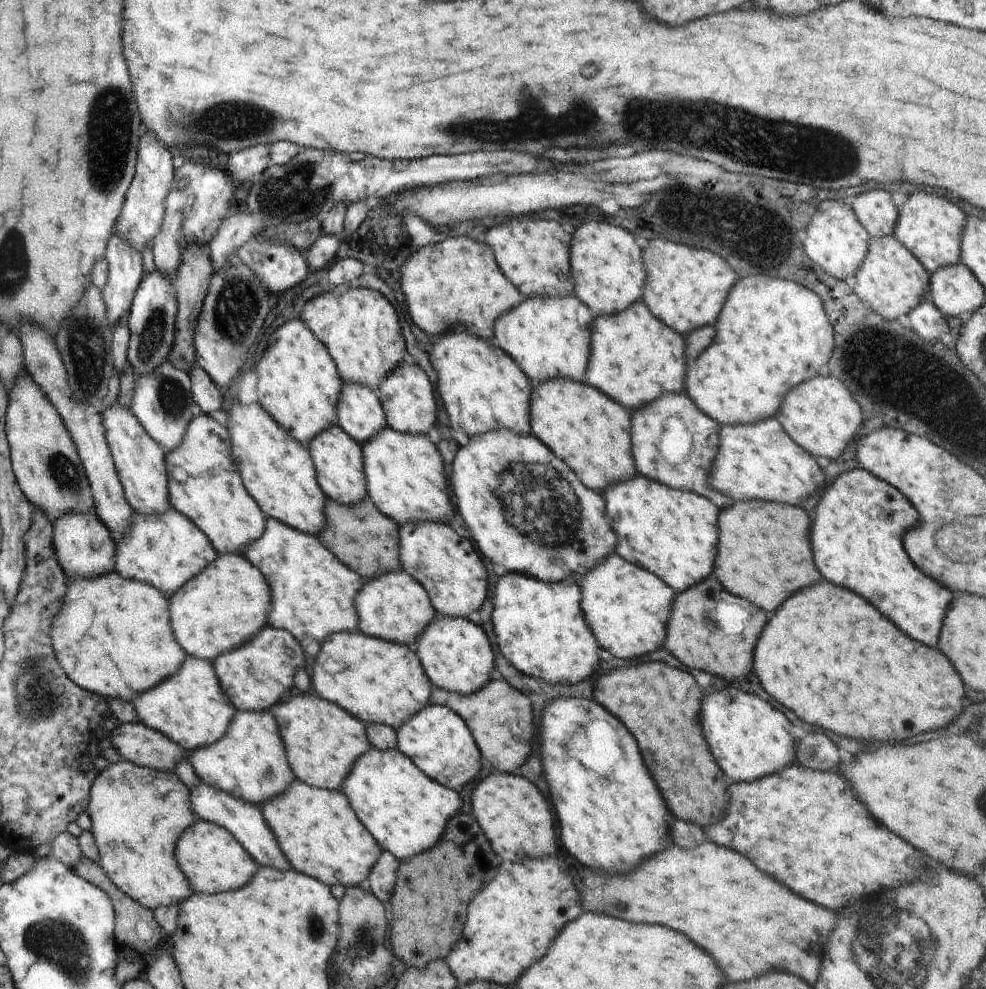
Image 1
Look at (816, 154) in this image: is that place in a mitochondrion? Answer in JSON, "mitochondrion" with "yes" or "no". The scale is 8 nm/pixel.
{"mitochondrion":"yes"}

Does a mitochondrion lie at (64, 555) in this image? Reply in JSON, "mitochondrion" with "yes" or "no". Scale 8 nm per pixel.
{"mitochondrion":"no"}

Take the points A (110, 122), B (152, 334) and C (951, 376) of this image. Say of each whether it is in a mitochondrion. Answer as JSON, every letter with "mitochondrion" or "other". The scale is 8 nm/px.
{"A":"mitochondrion","B":"mitochondrion","C":"other"}

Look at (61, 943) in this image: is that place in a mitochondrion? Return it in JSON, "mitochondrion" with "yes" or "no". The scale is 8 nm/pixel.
{"mitochondrion":"yes"}

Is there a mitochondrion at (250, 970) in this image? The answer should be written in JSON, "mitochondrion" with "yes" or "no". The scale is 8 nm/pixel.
{"mitochondrion":"no"}

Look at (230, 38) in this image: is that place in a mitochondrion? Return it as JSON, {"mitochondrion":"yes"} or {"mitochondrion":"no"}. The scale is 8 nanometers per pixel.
{"mitochondrion":"no"}

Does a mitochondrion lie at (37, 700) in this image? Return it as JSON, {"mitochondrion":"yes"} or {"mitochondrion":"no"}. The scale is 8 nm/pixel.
{"mitochondrion":"yes"}

